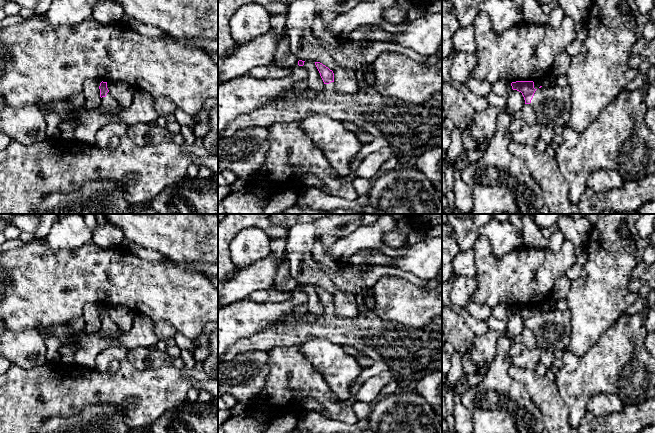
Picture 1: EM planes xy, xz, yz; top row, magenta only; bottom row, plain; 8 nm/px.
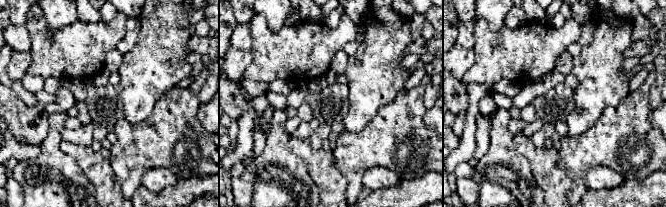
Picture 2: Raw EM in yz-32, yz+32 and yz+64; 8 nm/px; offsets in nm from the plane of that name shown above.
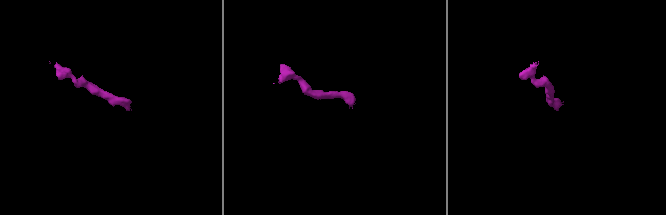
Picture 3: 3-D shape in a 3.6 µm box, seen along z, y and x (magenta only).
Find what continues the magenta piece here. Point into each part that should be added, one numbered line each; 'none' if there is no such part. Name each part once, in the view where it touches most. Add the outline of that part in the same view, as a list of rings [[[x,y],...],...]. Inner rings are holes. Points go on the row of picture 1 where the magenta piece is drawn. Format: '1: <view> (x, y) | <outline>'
1: yz (552, 105) | [[[569,86],[538,88],[531,100],[537,122],[548,127],[564,126],[571,115],[571,90]]]

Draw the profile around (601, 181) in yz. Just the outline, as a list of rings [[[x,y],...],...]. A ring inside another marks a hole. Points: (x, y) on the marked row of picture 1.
[[[598,169],[588,175],[587,188],[596,193],[605,193],[614,188],[620,188],[624,184],[622,177],[613,170]]]

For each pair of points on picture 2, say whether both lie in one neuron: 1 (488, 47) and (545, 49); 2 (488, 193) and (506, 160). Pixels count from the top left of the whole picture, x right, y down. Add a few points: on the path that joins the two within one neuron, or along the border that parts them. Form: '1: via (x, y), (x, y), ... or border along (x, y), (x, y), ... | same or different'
1: via (499, 54), (522, 54), (530, 50) | same
2: via (496, 185), (502, 179), (502, 168) | same

